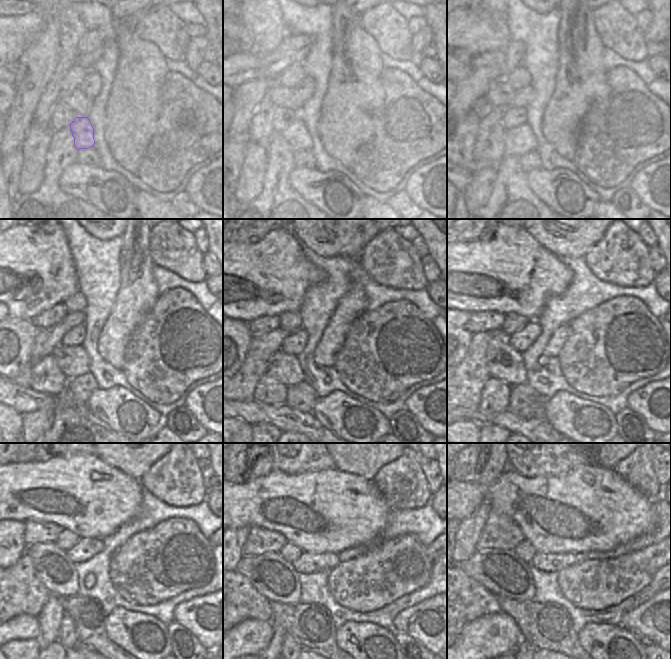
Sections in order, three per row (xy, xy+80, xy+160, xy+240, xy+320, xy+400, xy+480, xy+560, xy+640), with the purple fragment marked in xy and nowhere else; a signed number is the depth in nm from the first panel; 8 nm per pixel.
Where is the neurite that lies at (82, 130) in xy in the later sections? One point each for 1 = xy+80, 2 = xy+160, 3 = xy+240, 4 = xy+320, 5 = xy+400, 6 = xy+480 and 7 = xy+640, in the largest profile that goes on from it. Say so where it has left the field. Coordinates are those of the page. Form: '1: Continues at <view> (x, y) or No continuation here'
1: Continues at xy+80 (297, 137)
2: Continues at xy+160 (518, 141)
3: Continues at xy+240 (73, 361)
4: Continues at xy+320 (277, 363)
5: Continues at xy+400 (504, 362)
6: Continues at xy+480 (58, 588)
7: Continues at xy+640 (502, 580)

